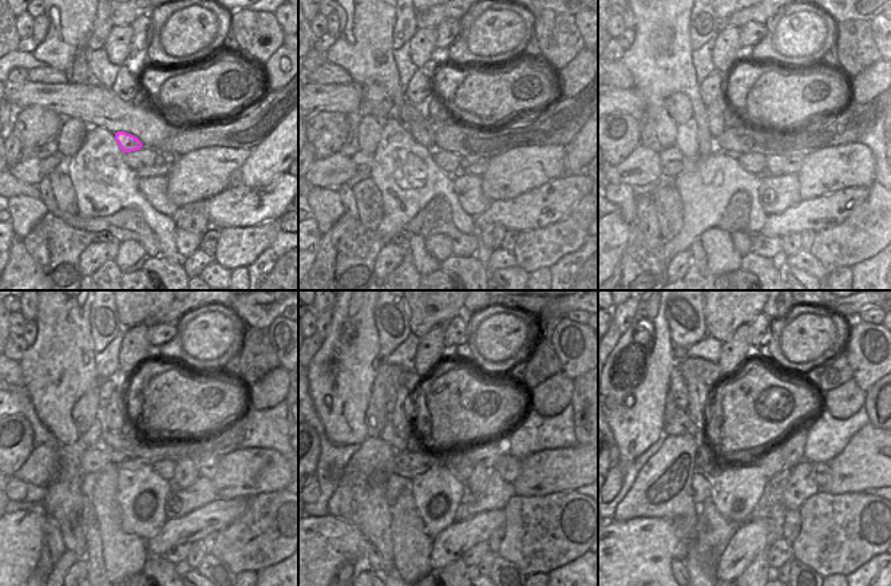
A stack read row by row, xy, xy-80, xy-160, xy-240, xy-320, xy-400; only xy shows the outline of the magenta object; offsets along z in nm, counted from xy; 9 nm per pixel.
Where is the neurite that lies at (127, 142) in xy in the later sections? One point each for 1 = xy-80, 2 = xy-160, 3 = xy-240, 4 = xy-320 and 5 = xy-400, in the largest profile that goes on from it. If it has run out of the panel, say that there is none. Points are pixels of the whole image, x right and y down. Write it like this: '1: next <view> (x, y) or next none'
1: next xy-80 (423, 133)
2: next xy-160 (715, 114)
3: next xy-240 (113, 418)
4: next xy-320 (404, 416)
5: next xy-400 (699, 392)

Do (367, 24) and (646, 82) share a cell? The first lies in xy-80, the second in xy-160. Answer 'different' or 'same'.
same

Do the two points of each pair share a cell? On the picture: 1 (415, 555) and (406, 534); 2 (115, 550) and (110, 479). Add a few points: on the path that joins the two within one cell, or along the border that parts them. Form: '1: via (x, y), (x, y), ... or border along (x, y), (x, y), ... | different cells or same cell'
1: via (412, 550), (410, 539) | same cell
2: via (111, 533), (109, 497) | same cell

